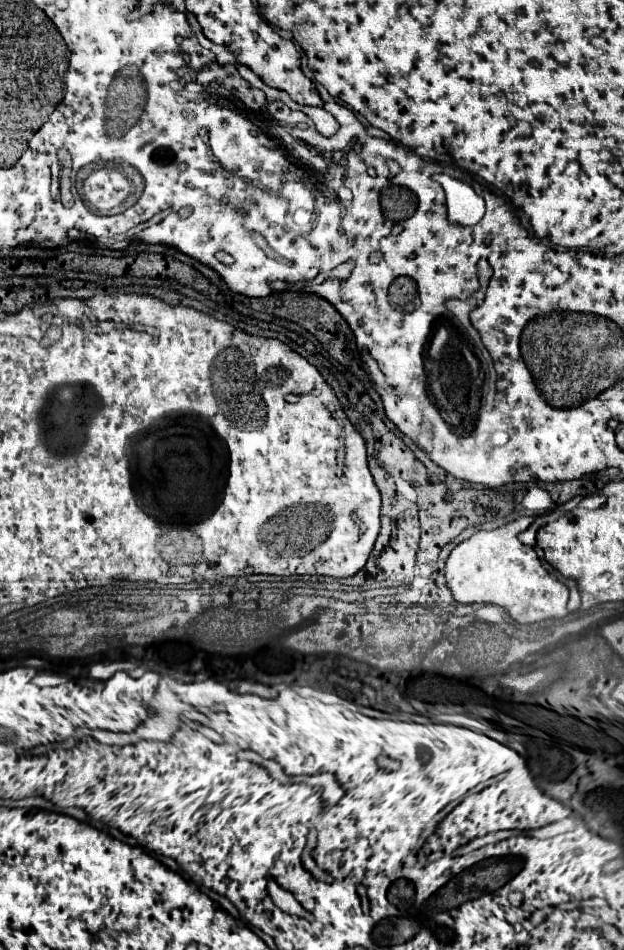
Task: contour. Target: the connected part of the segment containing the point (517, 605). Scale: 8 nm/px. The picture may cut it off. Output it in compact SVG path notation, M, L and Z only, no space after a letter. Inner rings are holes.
M515 523L503 525L493 531L481 531L473 535L473 539L459 543L449 553L445 563L445 581L449 591L453 593L453 599L463 605L495 603L503 607L507 615L517 623L539 623L553 617L565 617L569 589L561 581L553 579L553 575L549 575L545 569L541 569L539 557L535 555L533 547L511 543L519 543ZM489 539L499 541L499 545L493 545L493 557L489 557Z

